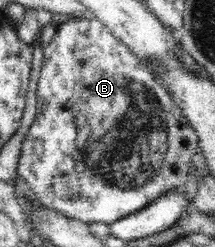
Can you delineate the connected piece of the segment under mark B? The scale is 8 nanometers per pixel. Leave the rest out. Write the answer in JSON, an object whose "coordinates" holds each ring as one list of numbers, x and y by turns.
{"coordinates":[[96,17,70,18,59,26,52,41,43,47,37,112,22,143,18,175,28,182,44,208,88,225,94,221,113,224,168,191,185,191,192,156,199,152,199,137,160,82,162,70,152,60,138,60]]}

